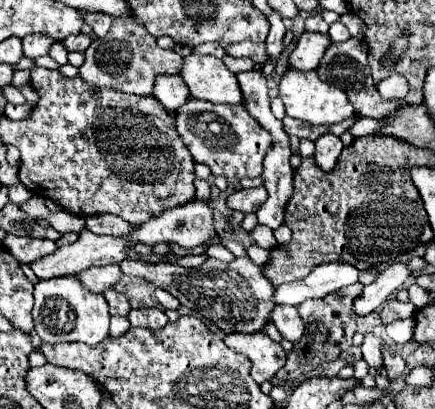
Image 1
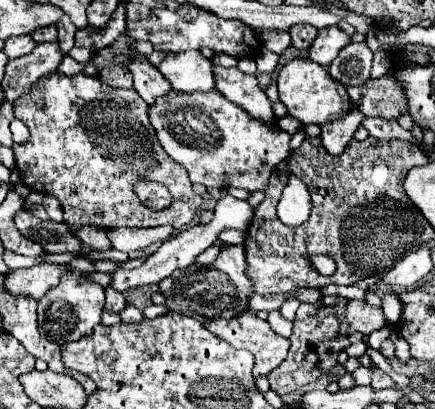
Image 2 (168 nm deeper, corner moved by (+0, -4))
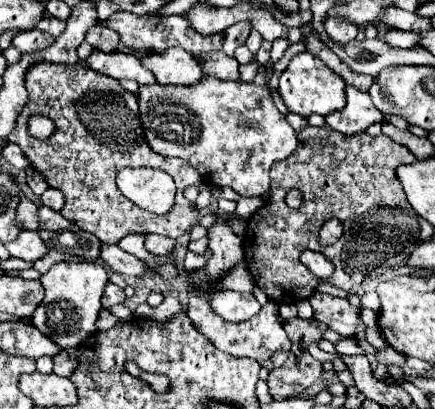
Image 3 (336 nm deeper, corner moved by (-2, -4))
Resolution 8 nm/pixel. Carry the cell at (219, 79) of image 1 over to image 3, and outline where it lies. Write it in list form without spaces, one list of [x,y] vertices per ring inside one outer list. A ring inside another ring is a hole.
[[[171,47],[161,53],[141,55],[141,63],[163,85],[191,85],[203,77],[201,63],[181,47]]]

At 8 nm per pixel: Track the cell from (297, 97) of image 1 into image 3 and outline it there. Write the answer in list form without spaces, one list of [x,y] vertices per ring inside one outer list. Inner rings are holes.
[[[299,53],[295,55],[287,69],[281,73],[279,77],[279,95],[281,99],[285,101],[287,109],[291,113],[297,113],[297,115],[303,115],[303,117],[309,117],[313,113],[319,113],[319,115],[329,115],[333,111],[341,111],[343,109],[343,103],[345,103],[345,81],[335,75],[321,59],[313,57],[311,53]]]

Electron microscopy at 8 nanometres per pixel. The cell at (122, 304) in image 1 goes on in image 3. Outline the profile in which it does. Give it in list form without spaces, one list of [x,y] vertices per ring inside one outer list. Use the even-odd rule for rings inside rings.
[[[107,283],[105,293],[103,293],[103,299],[101,299],[103,307],[105,307],[105,309],[109,309],[109,307],[119,305],[119,303],[123,303],[123,301],[125,301],[125,293],[123,293],[123,289],[121,289],[121,287],[117,287],[117,285]]]

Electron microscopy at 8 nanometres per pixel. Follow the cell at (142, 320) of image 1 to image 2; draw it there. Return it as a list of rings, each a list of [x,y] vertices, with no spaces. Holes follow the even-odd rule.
[[[125,307],[125,309],[119,313],[119,317],[121,317],[121,321],[125,321],[125,323],[139,323],[139,321],[145,319],[143,313],[141,313],[139,309],[135,309],[135,307]]]

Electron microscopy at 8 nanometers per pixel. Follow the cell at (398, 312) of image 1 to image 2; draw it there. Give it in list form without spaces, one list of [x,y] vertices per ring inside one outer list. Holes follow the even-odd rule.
[[[349,301],[343,315],[345,315],[349,327],[361,331],[363,335],[373,333],[375,329],[381,329],[387,323],[381,309],[371,307],[365,301]]]

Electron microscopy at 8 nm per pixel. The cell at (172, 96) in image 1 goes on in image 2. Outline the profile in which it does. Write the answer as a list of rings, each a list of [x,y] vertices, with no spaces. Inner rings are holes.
[[[125,63],[125,67],[129,69],[133,81],[135,81],[135,89],[137,93],[147,101],[153,103],[153,99],[165,95],[165,91],[169,91],[169,81],[157,71],[157,67],[149,65],[149,63]]]

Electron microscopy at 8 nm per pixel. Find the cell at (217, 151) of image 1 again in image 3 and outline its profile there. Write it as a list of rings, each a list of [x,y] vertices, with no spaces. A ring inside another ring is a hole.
[[[205,75],[189,87],[143,87],[139,89],[139,111],[145,139],[153,151],[181,157],[199,171],[205,183],[233,187],[245,197],[267,193],[271,165],[289,157],[298,145],[295,129],[275,107],[269,87],[261,83],[221,81]]]

